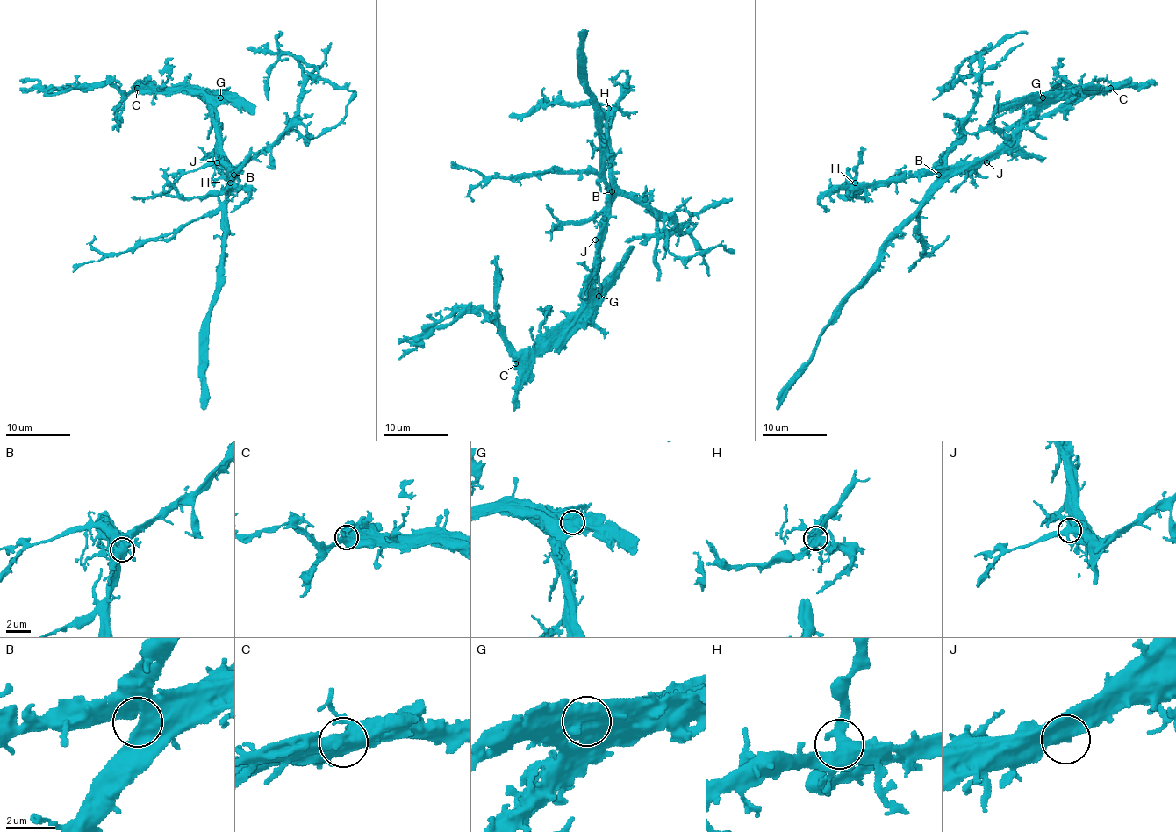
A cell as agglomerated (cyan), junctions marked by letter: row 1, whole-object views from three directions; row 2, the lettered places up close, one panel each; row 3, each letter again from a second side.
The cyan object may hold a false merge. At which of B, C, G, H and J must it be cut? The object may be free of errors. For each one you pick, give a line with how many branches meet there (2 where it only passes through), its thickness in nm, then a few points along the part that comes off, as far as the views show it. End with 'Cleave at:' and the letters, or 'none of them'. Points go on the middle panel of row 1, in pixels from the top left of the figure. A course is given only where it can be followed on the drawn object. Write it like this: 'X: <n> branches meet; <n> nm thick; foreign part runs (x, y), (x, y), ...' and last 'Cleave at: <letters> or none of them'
Cleave at: none of them

